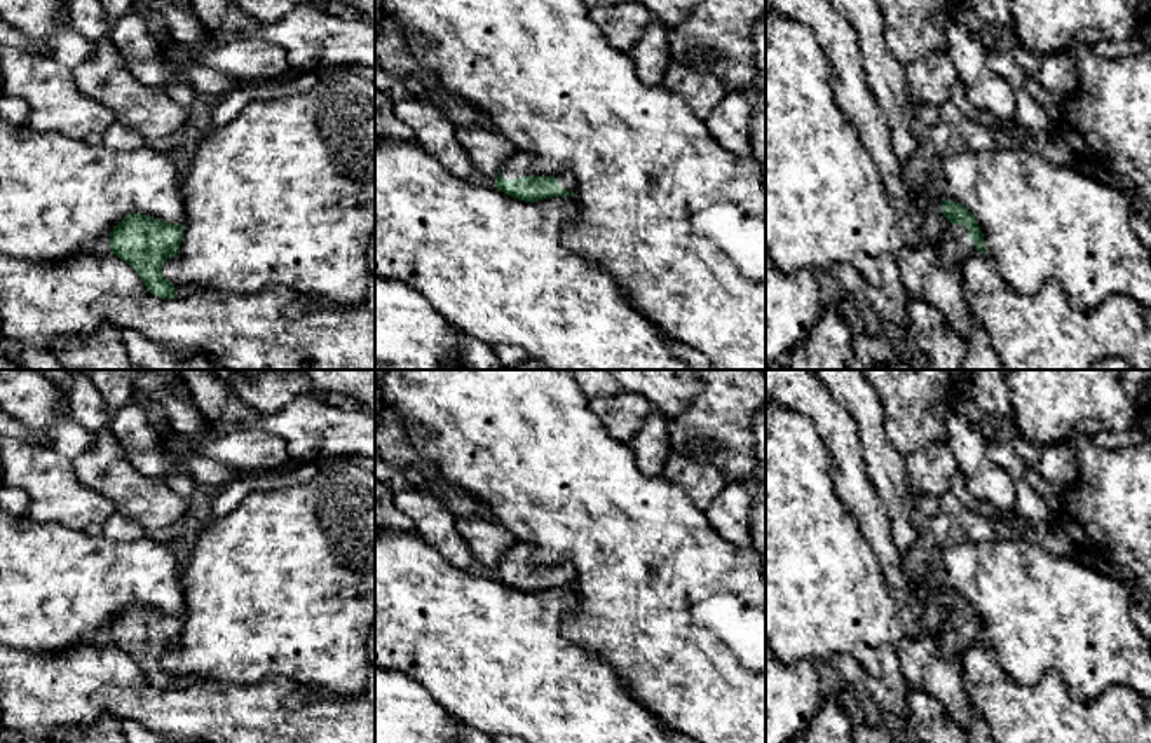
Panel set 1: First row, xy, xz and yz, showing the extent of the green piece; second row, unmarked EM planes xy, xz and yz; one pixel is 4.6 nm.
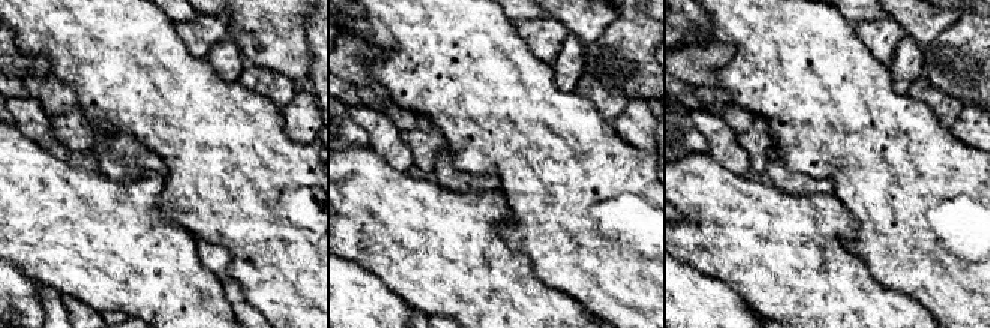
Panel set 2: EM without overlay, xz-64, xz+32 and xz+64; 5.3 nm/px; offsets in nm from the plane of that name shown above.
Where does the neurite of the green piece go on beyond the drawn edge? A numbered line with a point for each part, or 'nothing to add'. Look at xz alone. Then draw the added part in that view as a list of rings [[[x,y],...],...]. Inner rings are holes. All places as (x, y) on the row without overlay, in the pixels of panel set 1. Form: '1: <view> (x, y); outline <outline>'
1: xz (518, 555); outline [[[516,541],[501,560],[504,570],[530,567],[532,544]]]

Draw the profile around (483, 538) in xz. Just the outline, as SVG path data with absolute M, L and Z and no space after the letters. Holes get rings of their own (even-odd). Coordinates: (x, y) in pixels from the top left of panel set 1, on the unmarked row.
M481 504L473 518L455 518L455 528L467 542L473 560L488 569L495 569L502 555L516 542L495 518L494 509Z

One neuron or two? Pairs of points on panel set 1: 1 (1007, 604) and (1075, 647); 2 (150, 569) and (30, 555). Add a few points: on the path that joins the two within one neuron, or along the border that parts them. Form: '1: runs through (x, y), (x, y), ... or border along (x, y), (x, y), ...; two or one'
1: runs through (1024, 604), (1031, 604), (1057, 630); one
2: runs through (121, 572), (60, 574); one

